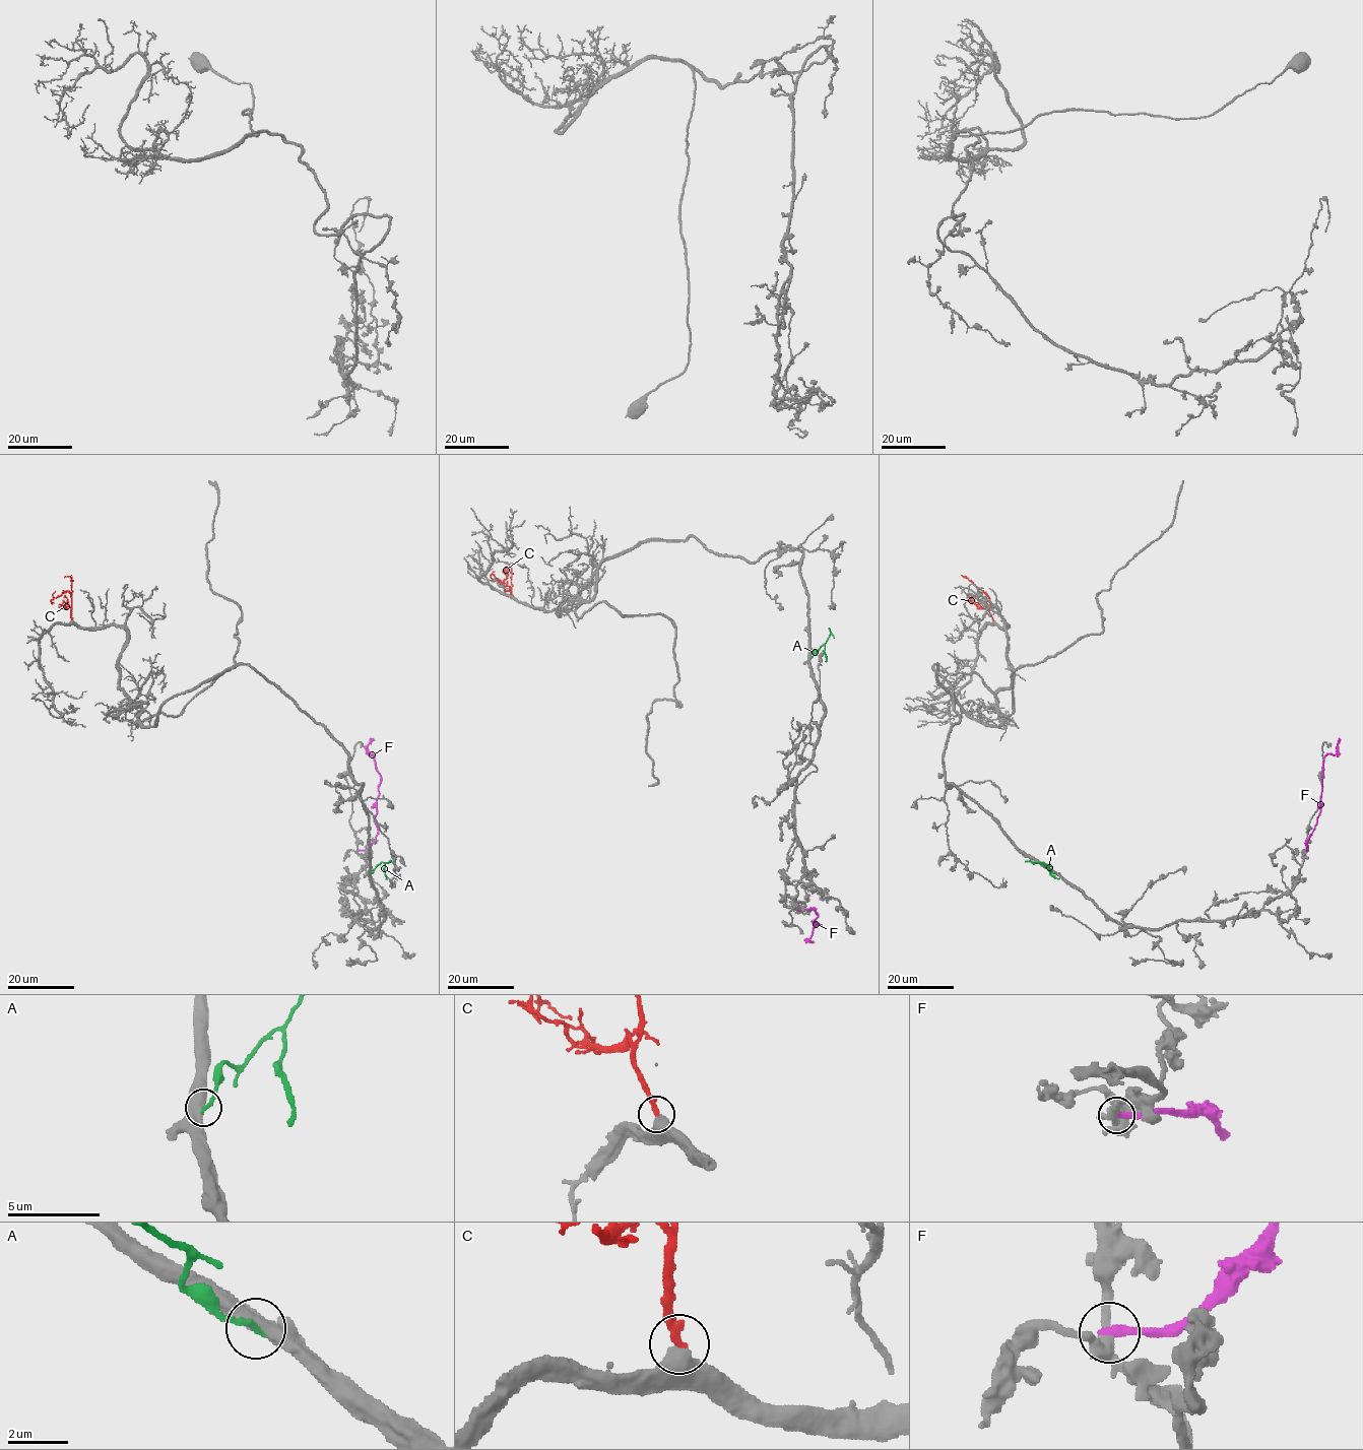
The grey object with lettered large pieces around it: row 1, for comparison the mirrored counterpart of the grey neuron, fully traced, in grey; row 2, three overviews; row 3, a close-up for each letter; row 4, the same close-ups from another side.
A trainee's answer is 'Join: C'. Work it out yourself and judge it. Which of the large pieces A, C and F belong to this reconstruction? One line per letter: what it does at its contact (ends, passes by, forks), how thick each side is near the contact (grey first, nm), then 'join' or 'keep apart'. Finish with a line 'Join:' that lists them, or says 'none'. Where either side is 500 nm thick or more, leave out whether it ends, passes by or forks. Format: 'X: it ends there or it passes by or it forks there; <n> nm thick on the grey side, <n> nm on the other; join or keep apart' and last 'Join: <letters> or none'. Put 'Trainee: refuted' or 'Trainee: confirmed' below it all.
A: 550 nm thick on the grey side, 200 nm on the other; keep apart
C: 650 nm thick on the grey side, 300 nm on the other; join
F: it ends there; 360 nm thick on the grey side, 320 nm on the other; keep apart
Join: C
Trainee: confirmed

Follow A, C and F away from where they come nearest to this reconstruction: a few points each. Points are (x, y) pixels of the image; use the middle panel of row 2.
A: (809, 658), (813, 652), (823, 644), (826, 662)
C: (512, 595), (512, 569), (507, 566), (504, 570)
F: (797, 910), (813, 910), (818, 915), (814, 919), (821, 924), (816, 925), (807, 939), (813, 942)

